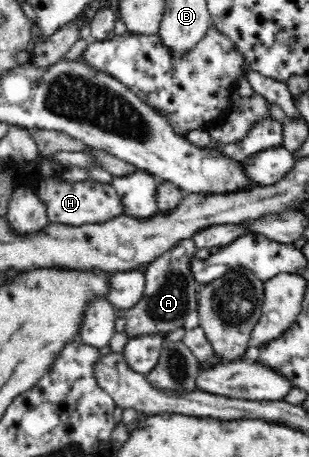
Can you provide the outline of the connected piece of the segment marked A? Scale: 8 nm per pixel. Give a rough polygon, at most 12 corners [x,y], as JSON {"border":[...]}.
{"border":[[180,240],[144,266],[145,290],[125,309],[125,333],[169,334],[198,301]]}

